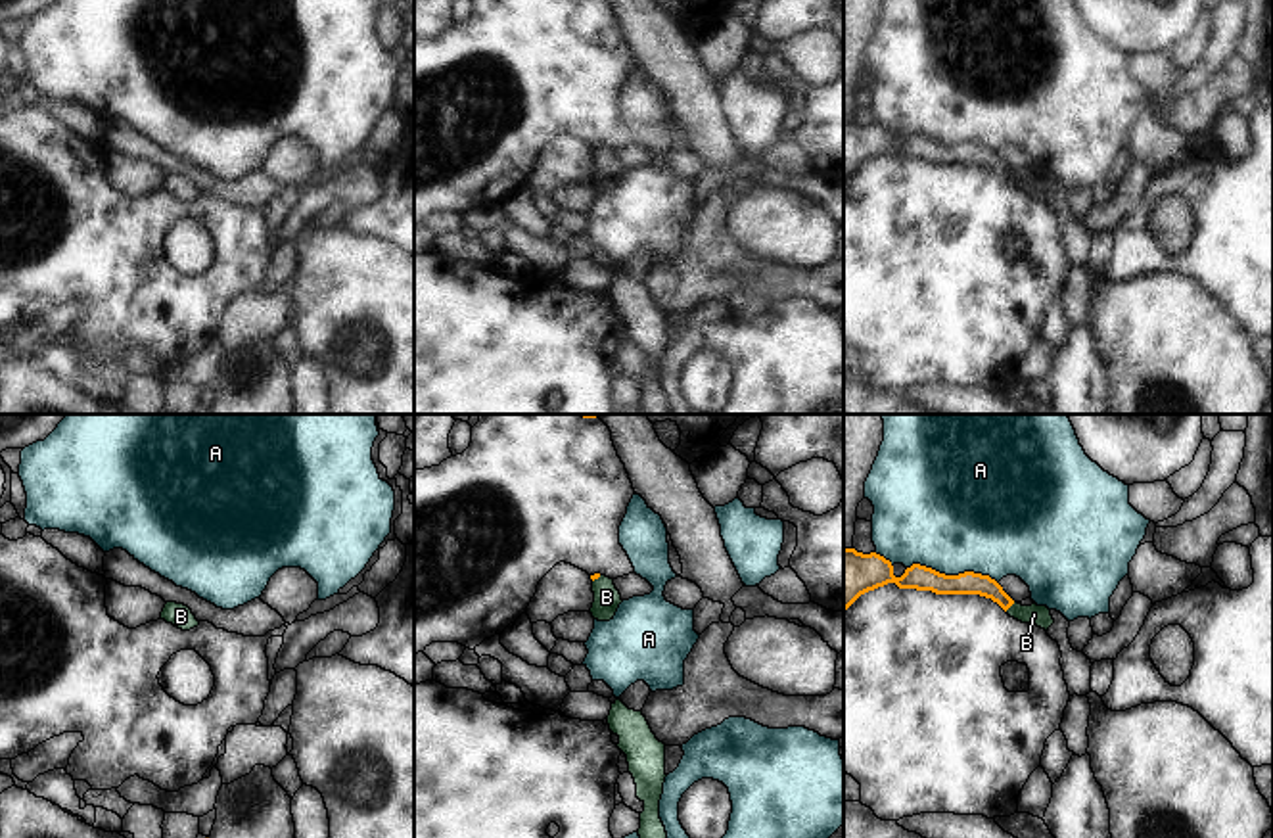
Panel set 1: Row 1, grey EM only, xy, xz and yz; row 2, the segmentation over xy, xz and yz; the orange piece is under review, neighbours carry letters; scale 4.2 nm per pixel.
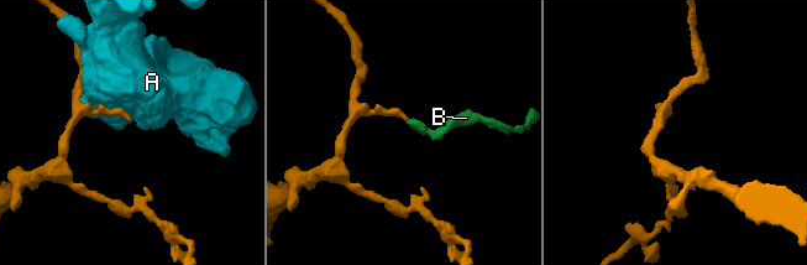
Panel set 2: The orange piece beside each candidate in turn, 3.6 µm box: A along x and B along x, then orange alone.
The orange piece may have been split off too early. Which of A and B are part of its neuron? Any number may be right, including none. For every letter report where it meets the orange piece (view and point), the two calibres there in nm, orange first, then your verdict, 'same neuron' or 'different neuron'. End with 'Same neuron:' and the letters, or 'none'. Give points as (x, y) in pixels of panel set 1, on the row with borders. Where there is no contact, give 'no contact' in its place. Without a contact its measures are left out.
A: meets orange in yz at (953, 576); 110 nm thick on the orange side, 480 nm on the other; different neuron
B: meets orange in yz at (1009, 606); 100 nm thick on the orange side, 90 nm on the other; same neuron
Same neuron: B

